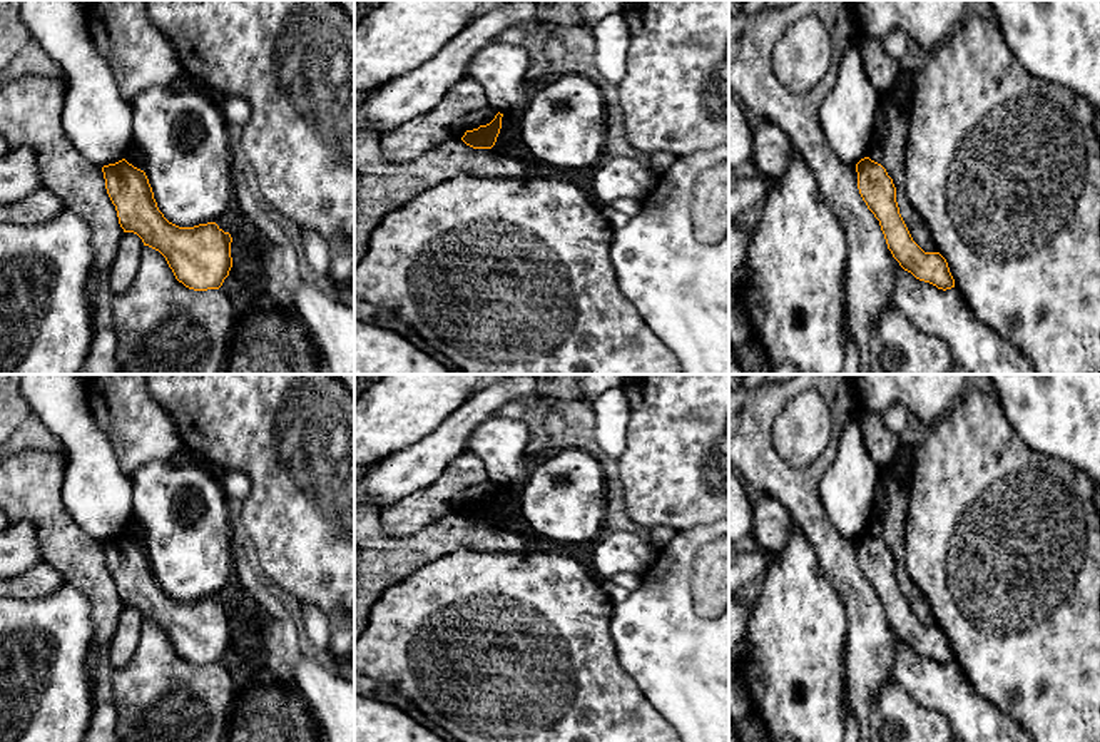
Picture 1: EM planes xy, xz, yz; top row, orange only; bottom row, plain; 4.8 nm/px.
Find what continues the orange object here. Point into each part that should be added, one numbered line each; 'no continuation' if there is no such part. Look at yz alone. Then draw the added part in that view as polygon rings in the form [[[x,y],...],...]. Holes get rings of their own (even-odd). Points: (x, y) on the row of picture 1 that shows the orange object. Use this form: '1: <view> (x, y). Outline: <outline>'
no continuation

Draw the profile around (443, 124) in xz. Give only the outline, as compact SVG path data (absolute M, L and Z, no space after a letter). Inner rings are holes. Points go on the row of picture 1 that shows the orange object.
M465 75L430 112L386 132L381 154L388 162L406 164L440 145L455 144L466 132L466 114L486 104L483 87Z

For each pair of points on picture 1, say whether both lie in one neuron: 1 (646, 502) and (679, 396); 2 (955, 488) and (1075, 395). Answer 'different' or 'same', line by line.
1: same
2: different

